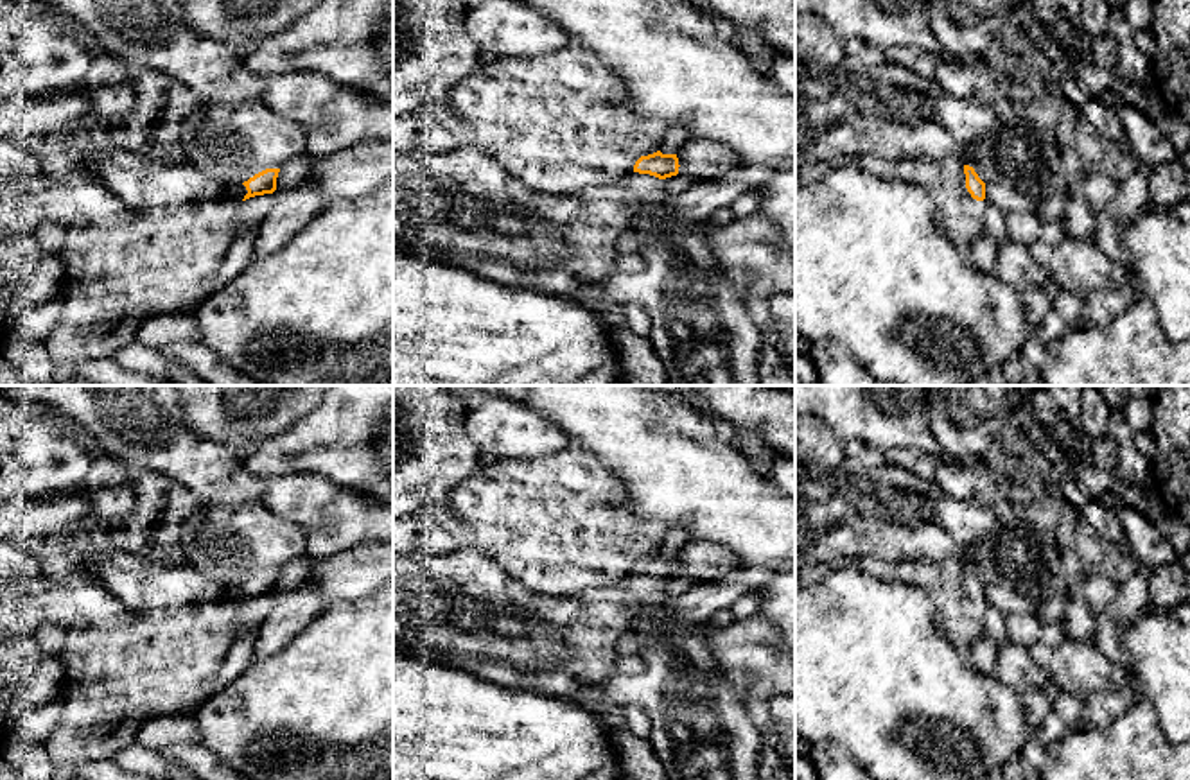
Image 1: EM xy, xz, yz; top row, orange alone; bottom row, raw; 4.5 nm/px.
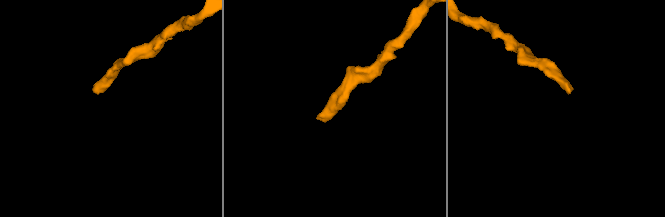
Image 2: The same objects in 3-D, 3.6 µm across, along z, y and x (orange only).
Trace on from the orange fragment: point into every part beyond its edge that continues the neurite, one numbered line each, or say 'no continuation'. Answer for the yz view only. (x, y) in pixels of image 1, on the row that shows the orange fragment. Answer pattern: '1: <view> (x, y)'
1: yz (1007, 199)

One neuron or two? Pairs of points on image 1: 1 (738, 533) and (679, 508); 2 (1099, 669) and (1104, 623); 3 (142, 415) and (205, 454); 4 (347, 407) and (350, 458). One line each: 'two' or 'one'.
1: one
2: two
3: one
4: one

